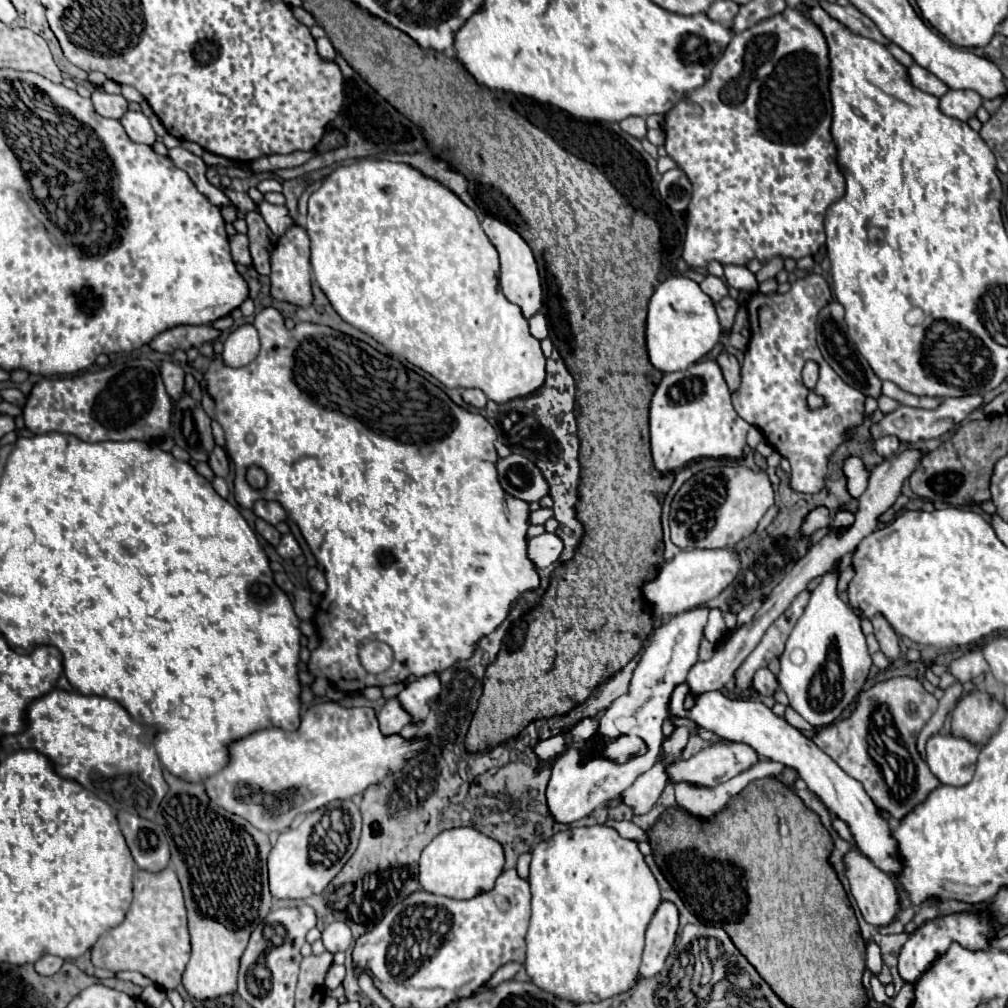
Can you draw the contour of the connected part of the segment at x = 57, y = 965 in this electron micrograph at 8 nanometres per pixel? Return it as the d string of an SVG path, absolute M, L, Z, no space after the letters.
M43 955L37 963L35 963L35 971L39 975L55 975L63 965L63 959L61 957L55 957L55 955Z

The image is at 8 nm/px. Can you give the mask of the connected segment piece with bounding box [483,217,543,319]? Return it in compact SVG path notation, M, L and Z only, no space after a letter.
M485 217L483 219L483 229L489 237L489 241L495 245L495 249L499 251L499 261L501 261L501 273L499 273L499 285L503 295L521 307L523 317L529 319L533 317L541 305L543 305L543 291L541 291L541 279L539 279L539 269L533 257L531 247L523 241L523 237L509 225L501 223L495 217Z

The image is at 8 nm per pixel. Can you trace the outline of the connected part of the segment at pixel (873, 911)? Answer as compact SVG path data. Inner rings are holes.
M851 851L845 857L845 865L847 865L847 879L851 885L851 893L857 901L857 907L861 909L861 915L865 917L867 923L877 925L877 927L885 927L889 925L899 911L903 909L901 903L901 893L897 889L897 885L893 883L893 879L889 875L885 875L883 871L879 871L863 853L859 851Z

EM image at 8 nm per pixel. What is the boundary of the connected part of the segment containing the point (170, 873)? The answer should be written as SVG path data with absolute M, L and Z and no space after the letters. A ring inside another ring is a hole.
M171 867L161 873L135 871L133 903L121 925L105 931L91 947L91 963L95 967L117 971L139 971L163 991L175 989L181 983L183 969L189 961L191 943L187 933L187 913L179 879Z

